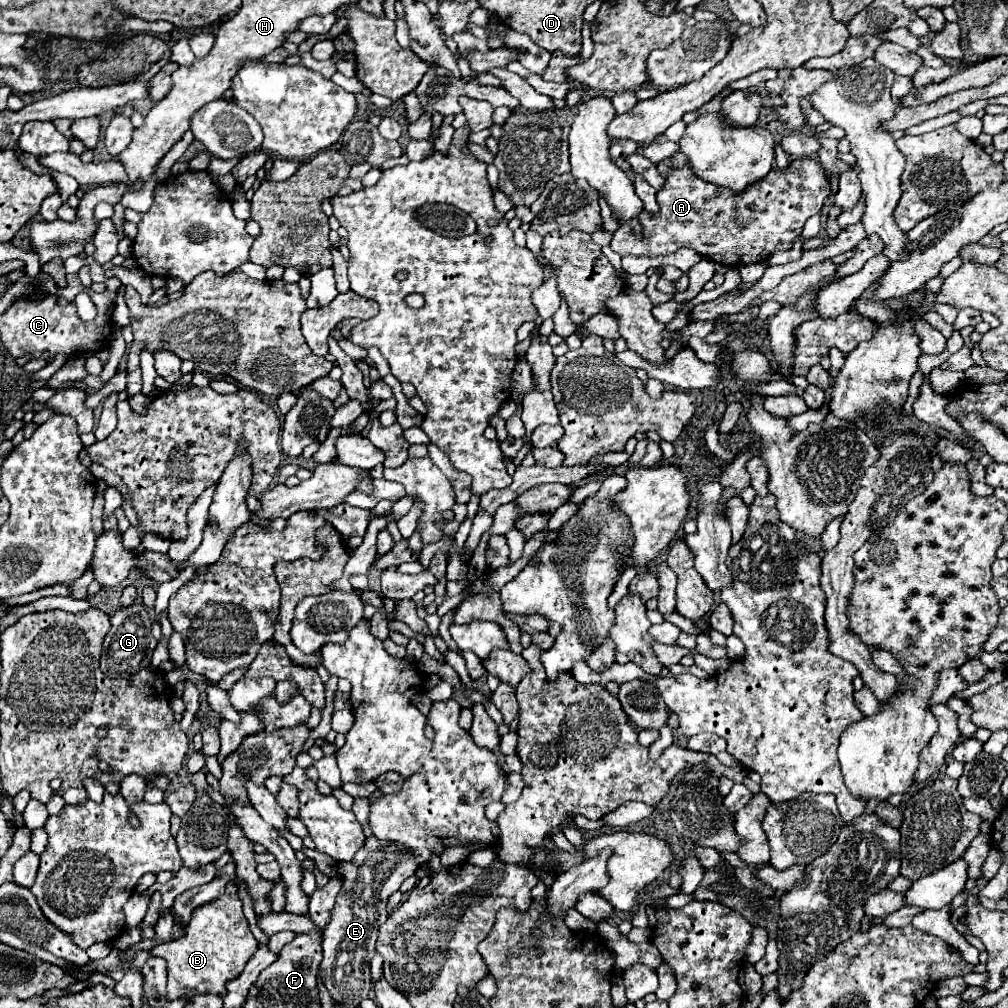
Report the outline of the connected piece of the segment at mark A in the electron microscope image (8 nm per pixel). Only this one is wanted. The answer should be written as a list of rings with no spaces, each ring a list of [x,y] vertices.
[[[680,153],[660,161],[658,171],[666,179],[664,187],[656,195],[660,211],[654,215],[642,211],[638,215],[644,231],[640,239],[632,235],[632,227],[628,227],[628,223],[620,225],[610,243],[612,251],[620,255],[658,257],[688,247],[702,257],[728,267],[762,263],[774,251],[790,249],[794,239],[800,237],[804,223],[812,215],[820,213],[824,199],[830,195],[828,175],[812,157],[790,161],[784,171],[774,167],[764,179],[750,183],[744,193],[732,193],[726,187],[702,181],[692,171],[688,159]]]

